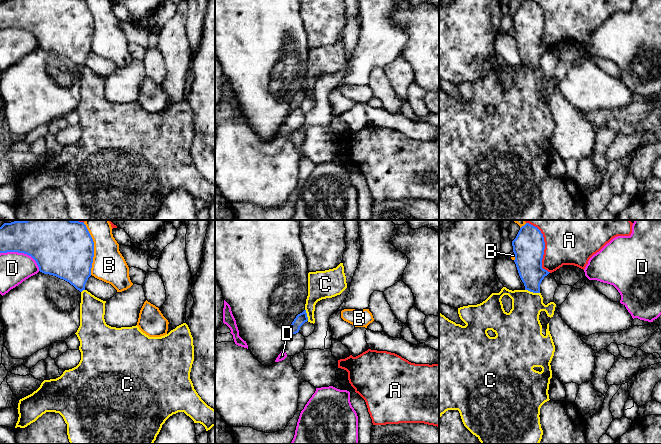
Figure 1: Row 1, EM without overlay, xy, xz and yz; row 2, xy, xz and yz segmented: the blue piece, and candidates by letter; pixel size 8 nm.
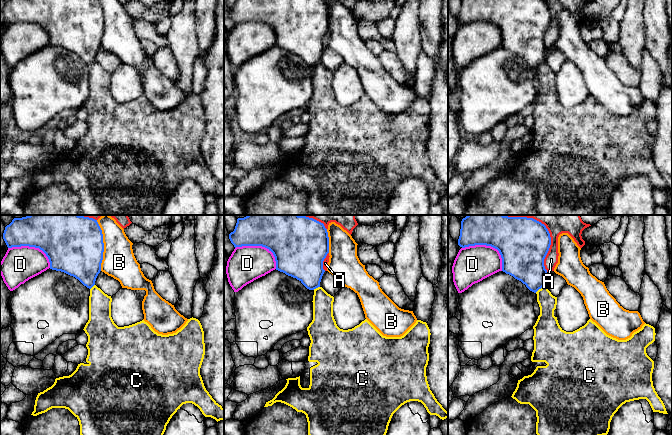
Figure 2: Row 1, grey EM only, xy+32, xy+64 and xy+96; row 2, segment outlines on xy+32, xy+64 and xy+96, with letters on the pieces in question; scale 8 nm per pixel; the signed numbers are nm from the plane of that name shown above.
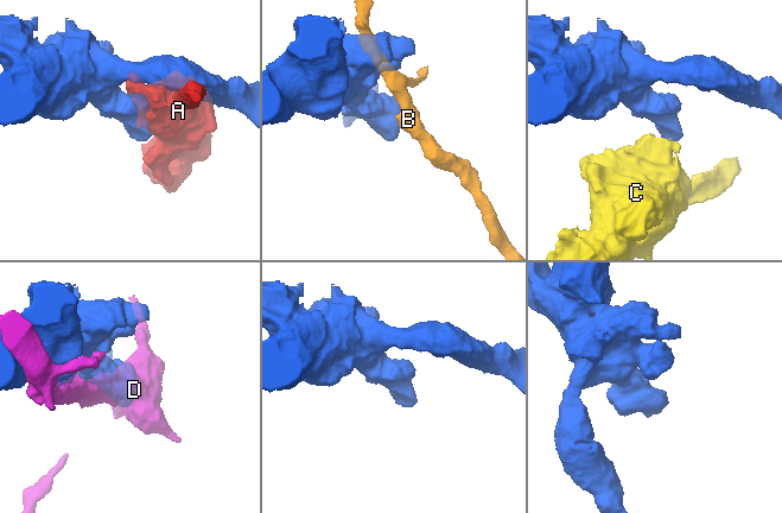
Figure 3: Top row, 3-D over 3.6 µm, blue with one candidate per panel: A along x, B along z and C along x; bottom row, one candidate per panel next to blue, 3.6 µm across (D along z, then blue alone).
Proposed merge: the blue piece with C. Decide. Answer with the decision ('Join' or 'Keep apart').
Keep apart

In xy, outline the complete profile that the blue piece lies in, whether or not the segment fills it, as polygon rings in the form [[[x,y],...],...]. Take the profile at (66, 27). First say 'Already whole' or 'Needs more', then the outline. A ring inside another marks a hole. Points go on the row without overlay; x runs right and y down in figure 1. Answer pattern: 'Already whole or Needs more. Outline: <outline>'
Already whole. Outline: [[[3,0],[0,29],[7,28],[31,32],[40,48],[63,55],[82,68],[91,52],[94,18],[85,0]]]

